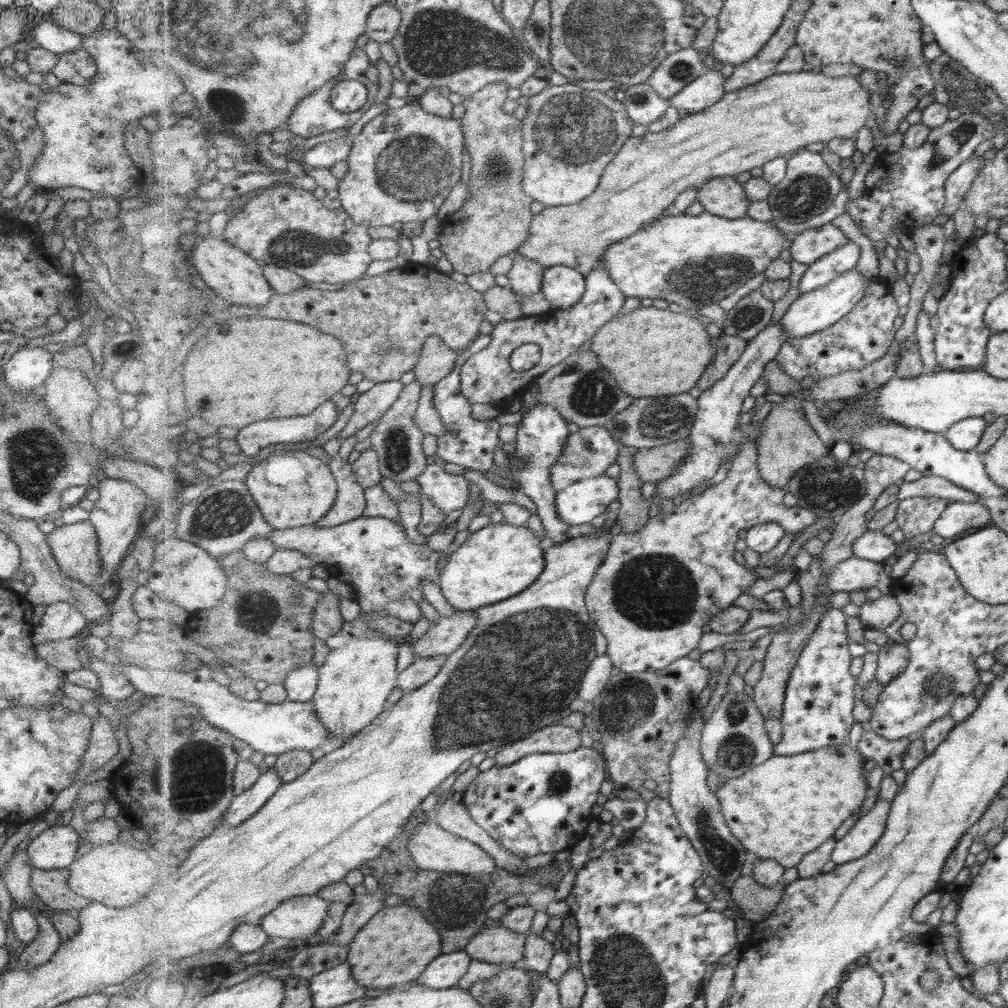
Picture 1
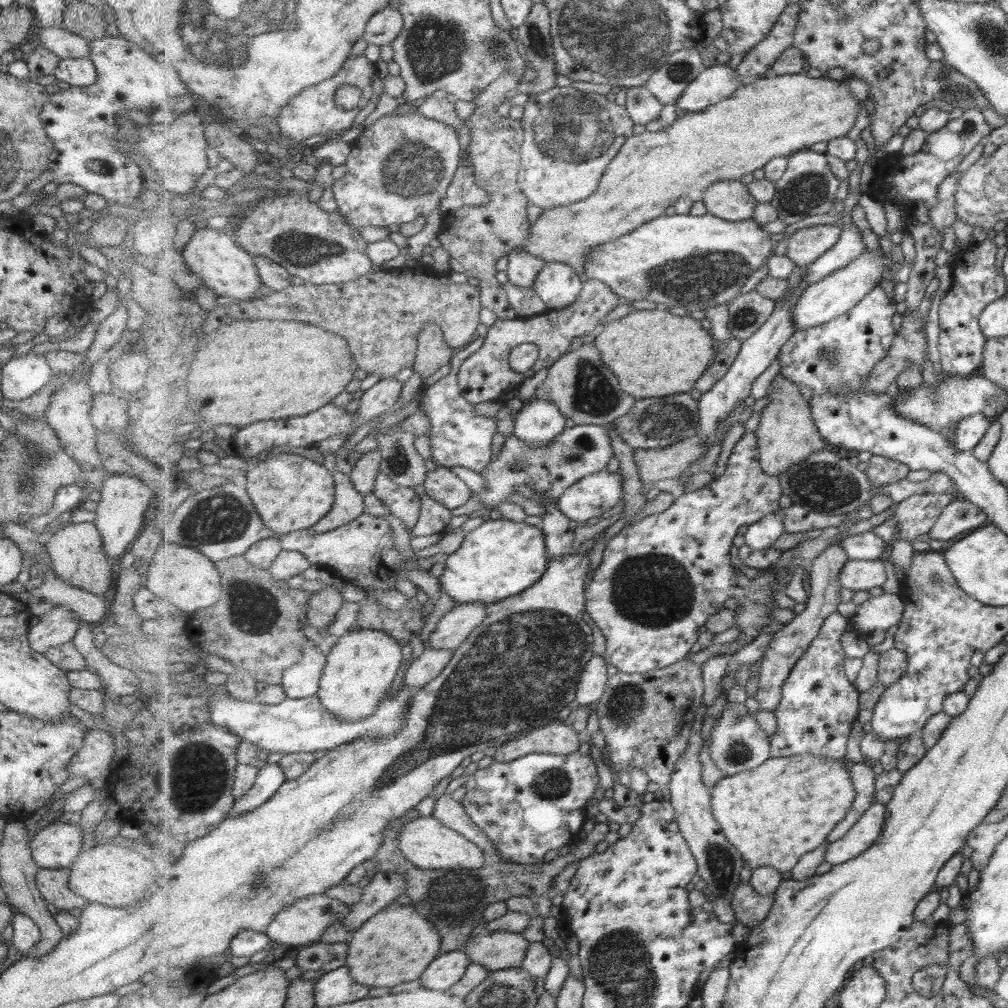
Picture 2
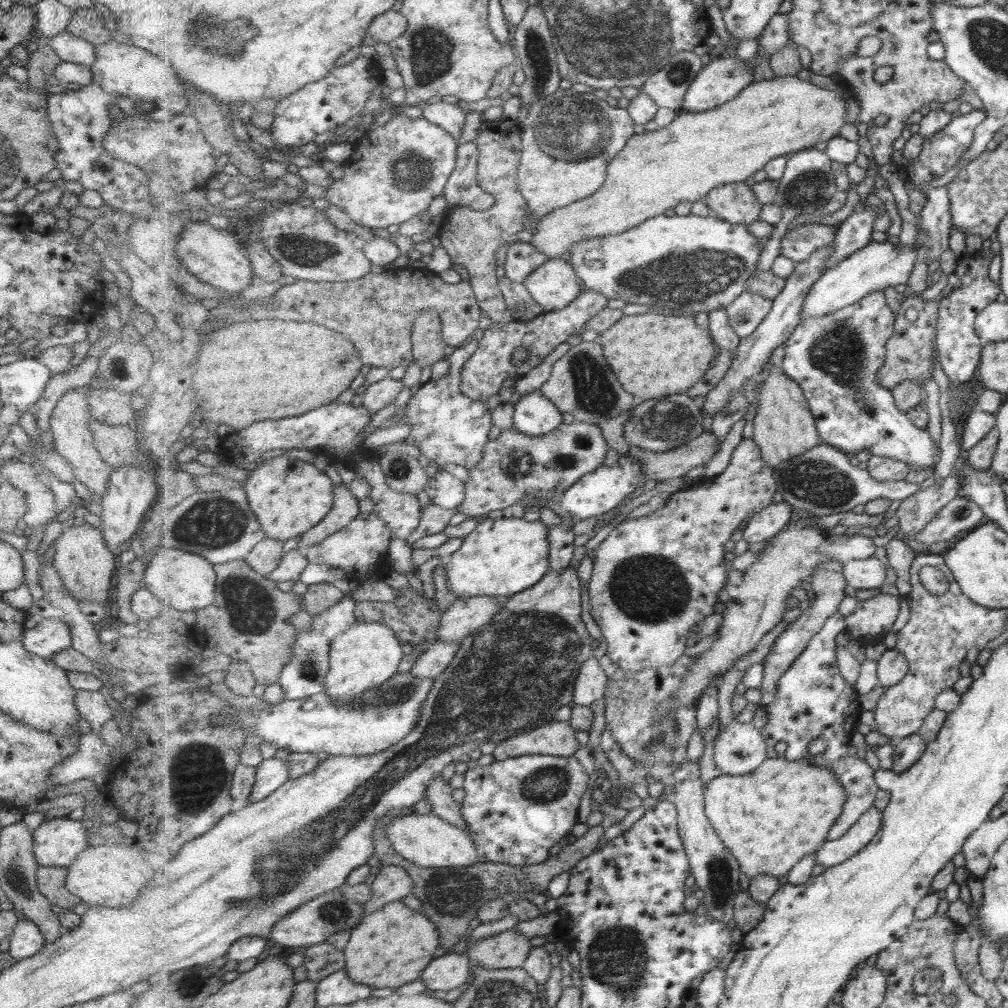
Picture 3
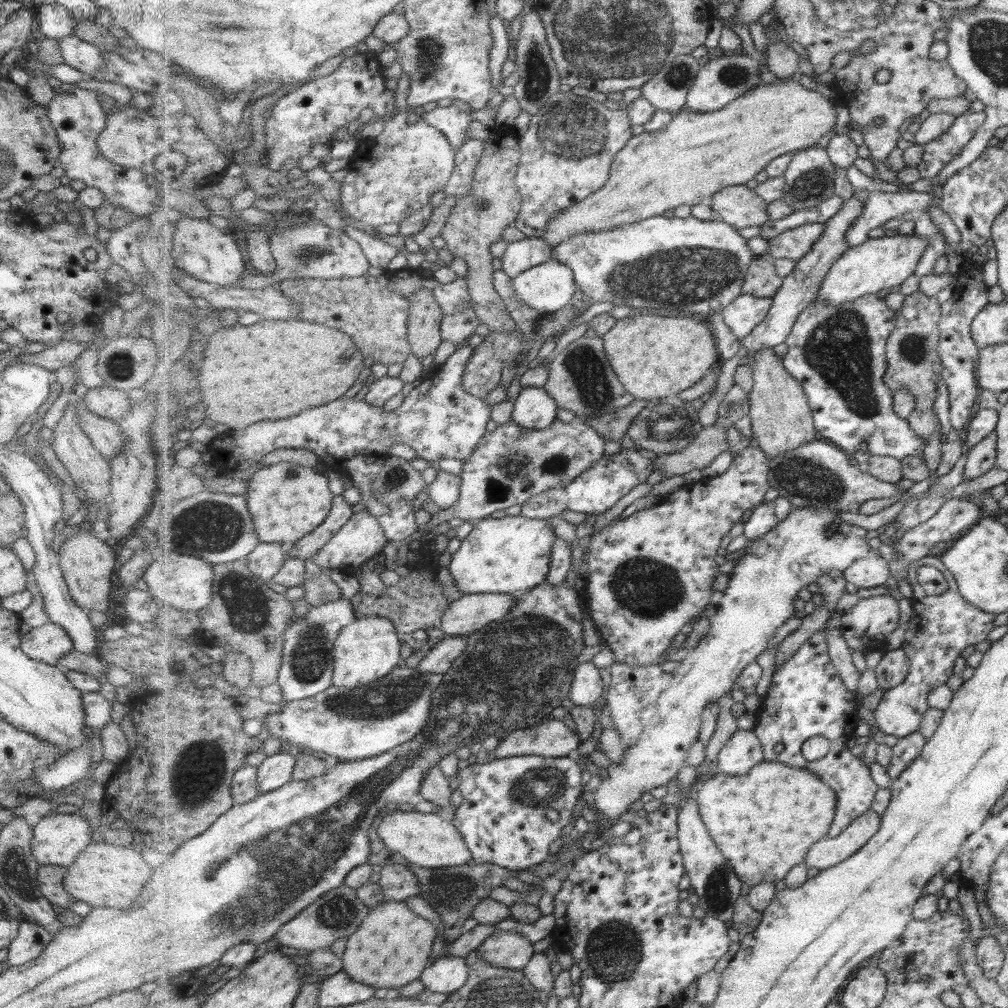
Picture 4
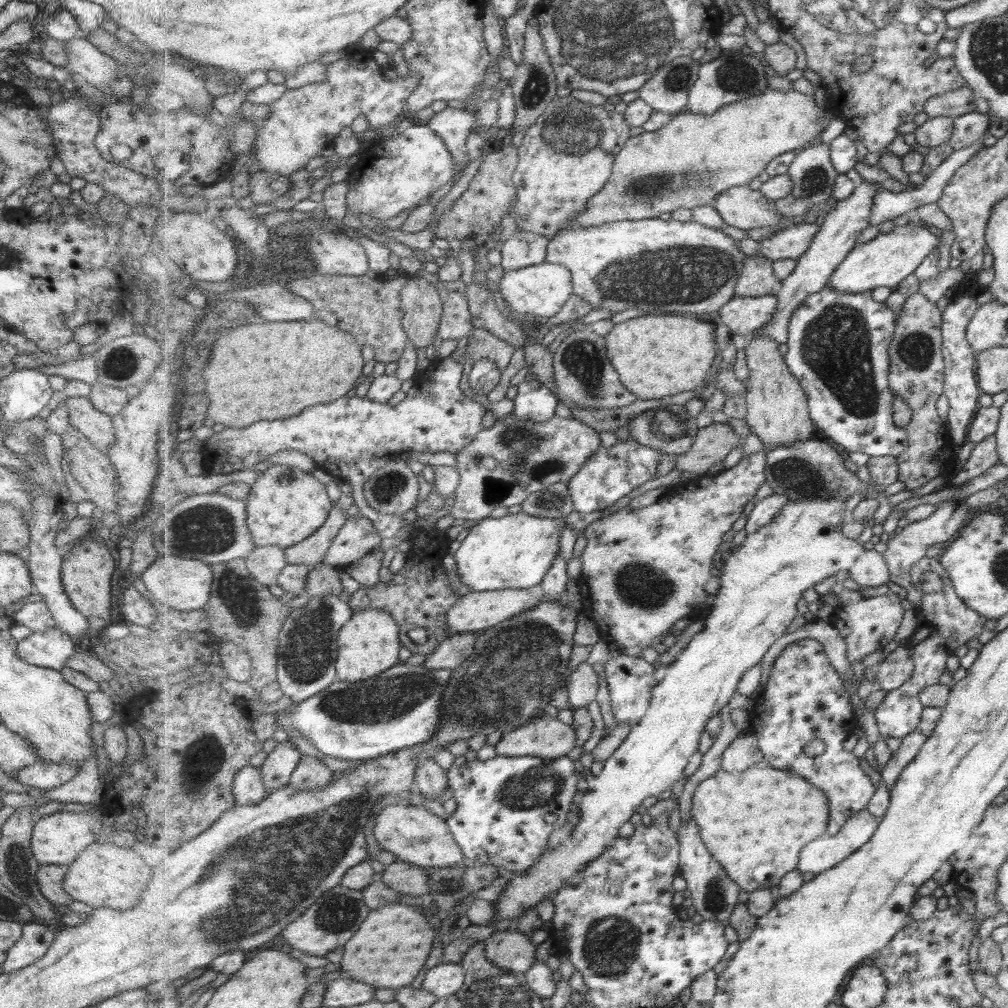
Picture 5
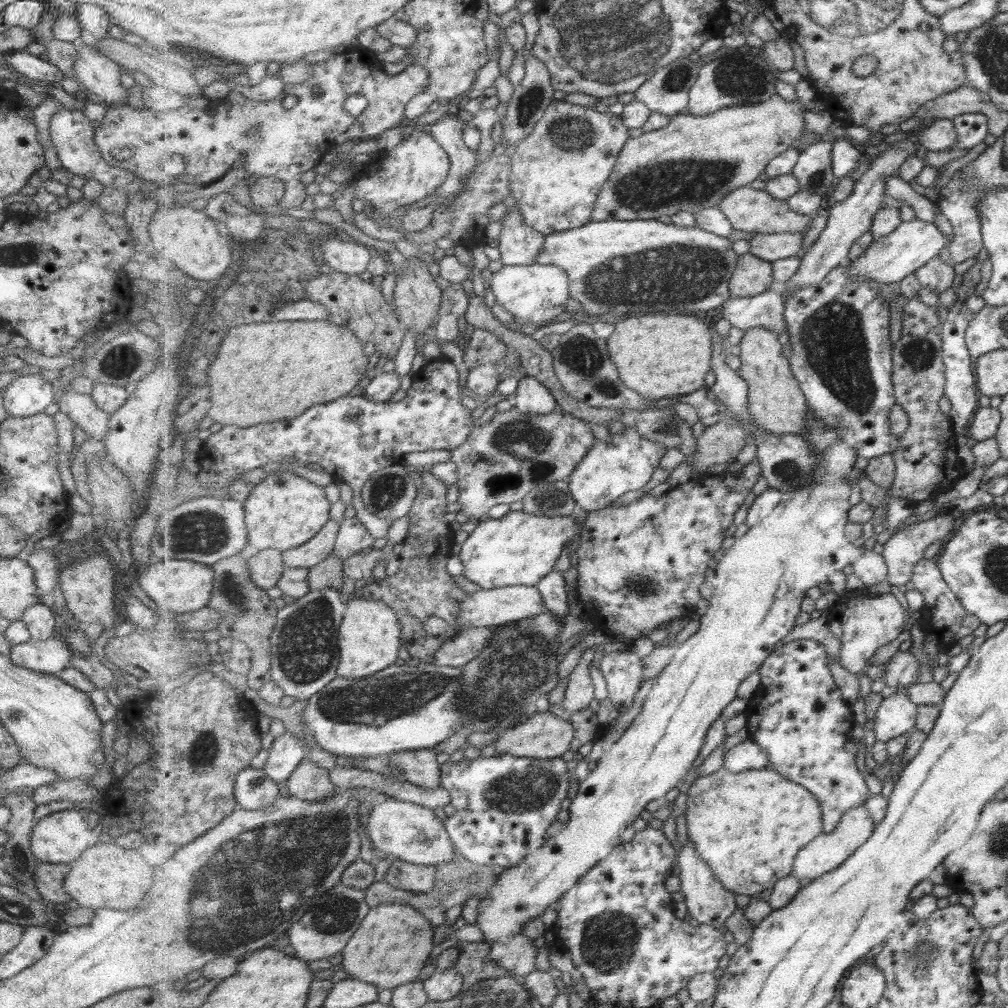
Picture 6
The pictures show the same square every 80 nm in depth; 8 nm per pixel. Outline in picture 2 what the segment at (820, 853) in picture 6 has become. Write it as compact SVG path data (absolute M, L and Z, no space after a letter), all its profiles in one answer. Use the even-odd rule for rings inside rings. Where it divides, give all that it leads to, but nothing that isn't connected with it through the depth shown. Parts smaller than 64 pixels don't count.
M873 803L841 840L830 843L825 860L831 865L838 865L862 855L881 836L885 814L887 814L885 803Z

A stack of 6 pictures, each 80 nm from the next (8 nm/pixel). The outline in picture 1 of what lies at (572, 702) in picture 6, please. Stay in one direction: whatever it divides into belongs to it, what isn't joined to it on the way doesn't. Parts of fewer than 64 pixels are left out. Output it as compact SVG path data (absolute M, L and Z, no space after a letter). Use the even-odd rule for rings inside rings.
M608 654L596 656L583 677L582 688L578 698L595 702L605 691L613 676L613 661Z

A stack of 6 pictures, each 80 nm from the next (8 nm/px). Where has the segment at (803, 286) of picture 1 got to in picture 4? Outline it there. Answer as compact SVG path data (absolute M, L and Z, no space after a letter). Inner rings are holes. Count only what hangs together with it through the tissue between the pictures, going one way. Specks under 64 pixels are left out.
M934 191L928 192L870 192L868 201L863 208L863 215L852 222L847 233L850 248L863 244L869 240L869 232L873 228L882 228L893 218L903 217L903 214L923 211L934 202Z

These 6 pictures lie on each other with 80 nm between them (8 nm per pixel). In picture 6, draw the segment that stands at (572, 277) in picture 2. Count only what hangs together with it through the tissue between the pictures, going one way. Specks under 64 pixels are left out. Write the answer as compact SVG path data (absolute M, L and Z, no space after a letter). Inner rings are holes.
M551 264L504 265L501 270L492 273L489 296L491 302L502 305L516 322L547 326L569 306L567 300L572 298L570 277L565 269Z

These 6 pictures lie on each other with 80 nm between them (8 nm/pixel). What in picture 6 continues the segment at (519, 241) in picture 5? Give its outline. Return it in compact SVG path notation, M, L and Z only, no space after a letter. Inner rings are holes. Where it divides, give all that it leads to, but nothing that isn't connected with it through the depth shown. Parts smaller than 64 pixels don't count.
M517 205L501 220L498 237L501 259L505 265L535 264L546 243L546 235L531 228Z

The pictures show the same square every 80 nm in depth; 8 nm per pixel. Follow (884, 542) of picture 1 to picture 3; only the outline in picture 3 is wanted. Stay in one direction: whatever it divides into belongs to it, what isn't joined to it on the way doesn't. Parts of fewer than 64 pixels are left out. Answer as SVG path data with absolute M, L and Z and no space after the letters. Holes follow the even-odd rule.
M805 521L789 523L779 534L773 538L772 544L760 553L754 564L744 570L742 579L734 585L727 585L720 601L726 605L724 621L718 630L710 647L696 655L696 661L689 666L690 676L683 682L676 696L676 704L691 705L695 709L709 689L709 685L720 687L723 676L728 674L730 668L757 648L763 637L769 634L782 622L787 610L787 598L791 592L801 586L803 582L810 581L814 572L823 561L835 559L844 564L853 560L862 560L872 557L877 546L872 539L859 534L835 538L829 529L814 527Z

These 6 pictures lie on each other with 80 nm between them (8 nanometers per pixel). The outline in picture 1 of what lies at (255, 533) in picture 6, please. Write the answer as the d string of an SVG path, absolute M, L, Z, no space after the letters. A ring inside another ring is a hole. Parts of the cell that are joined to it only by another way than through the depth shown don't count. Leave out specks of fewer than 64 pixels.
M271 449L259 457L245 478L245 485L258 501L267 522L279 531L316 524L338 499L338 482L330 465L303 451L273 452Z

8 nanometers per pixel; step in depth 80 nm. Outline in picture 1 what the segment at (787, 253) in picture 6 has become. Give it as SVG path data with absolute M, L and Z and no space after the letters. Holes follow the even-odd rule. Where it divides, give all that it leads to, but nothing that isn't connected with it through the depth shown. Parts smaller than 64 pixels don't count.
M705 212L699 216L684 214L663 217L649 227L637 231L633 236L612 244L599 261L606 266L609 276L612 276L615 284L619 285L628 297L653 298L653 300L661 298L667 303L674 302L685 311L691 312L700 306L721 302L723 298L737 292L739 287L745 286L755 274L765 272L769 264L779 258L783 248L790 250L790 256L797 262L810 265L823 256L835 252L849 241L849 238L831 223L804 230L790 237L782 232L775 220L763 222L749 216L729 219Z

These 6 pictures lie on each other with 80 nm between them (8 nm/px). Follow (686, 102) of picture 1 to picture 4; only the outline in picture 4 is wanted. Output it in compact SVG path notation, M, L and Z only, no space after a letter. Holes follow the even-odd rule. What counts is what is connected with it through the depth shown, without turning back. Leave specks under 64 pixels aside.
M727 53L727 58L710 60L701 68L689 91L686 109L700 113L715 112L757 88L762 84L759 74L760 63L759 58L751 58L751 55L738 56L737 53Z

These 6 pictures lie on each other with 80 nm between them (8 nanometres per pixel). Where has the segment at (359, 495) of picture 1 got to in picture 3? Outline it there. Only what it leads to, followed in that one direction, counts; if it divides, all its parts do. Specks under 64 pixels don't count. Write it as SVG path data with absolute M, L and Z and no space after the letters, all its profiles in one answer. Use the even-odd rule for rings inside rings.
M339 485L334 487L334 494L334 507L326 518L302 535L302 547L297 549L301 554L306 555L307 547L323 543L328 536L345 528L361 513L359 499L353 496L351 489Z

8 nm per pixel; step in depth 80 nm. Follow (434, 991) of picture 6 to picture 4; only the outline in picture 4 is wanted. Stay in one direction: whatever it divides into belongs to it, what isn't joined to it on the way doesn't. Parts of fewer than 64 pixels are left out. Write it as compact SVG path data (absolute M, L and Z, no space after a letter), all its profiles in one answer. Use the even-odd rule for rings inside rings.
M442 955L423 974L423 986L435 992L450 994L467 984L469 965L467 958Z

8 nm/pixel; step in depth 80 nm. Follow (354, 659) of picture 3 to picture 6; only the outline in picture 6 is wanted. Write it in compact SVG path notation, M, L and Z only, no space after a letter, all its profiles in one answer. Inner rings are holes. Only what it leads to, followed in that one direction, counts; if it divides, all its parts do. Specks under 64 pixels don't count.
M352 592L346 603L347 610L340 626L340 663L338 676L360 679L393 666L403 646L402 624L396 612L380 600L367 600Z

